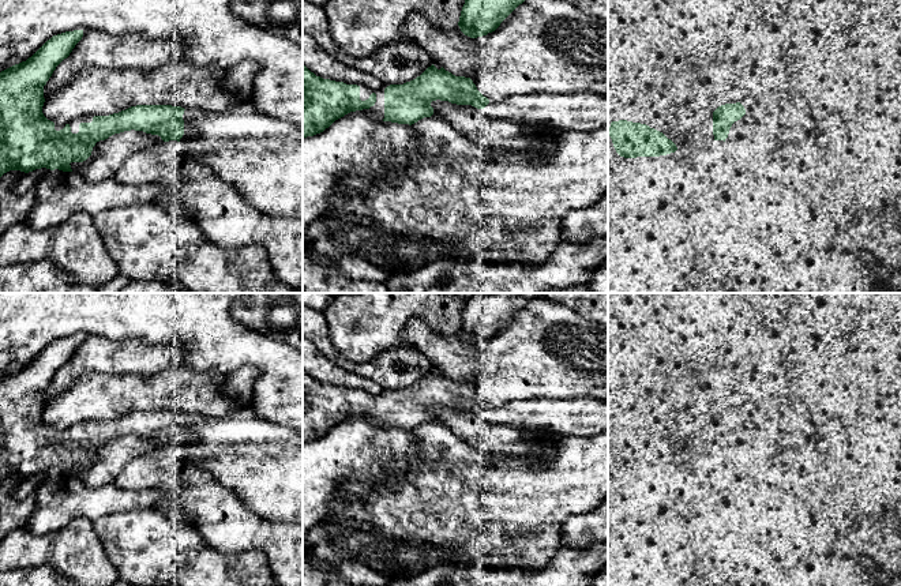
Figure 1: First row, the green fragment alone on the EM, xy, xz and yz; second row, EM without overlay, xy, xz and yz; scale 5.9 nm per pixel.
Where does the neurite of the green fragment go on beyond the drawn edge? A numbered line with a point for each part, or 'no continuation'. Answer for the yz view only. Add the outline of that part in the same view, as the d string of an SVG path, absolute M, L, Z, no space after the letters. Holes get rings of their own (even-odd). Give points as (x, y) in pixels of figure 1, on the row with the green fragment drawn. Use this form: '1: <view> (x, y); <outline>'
no continuation

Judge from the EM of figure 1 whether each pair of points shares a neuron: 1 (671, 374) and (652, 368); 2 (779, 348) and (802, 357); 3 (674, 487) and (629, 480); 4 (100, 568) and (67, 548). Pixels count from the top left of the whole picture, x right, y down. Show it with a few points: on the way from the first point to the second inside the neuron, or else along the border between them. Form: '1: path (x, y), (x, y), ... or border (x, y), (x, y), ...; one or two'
1: border (663, 355), (659, 376); two
2: border (793, 335), (789, 356), (783, 364); two
3: path (663, 483), (639, 483); one
4: path (92, 568), (75, 552); one

